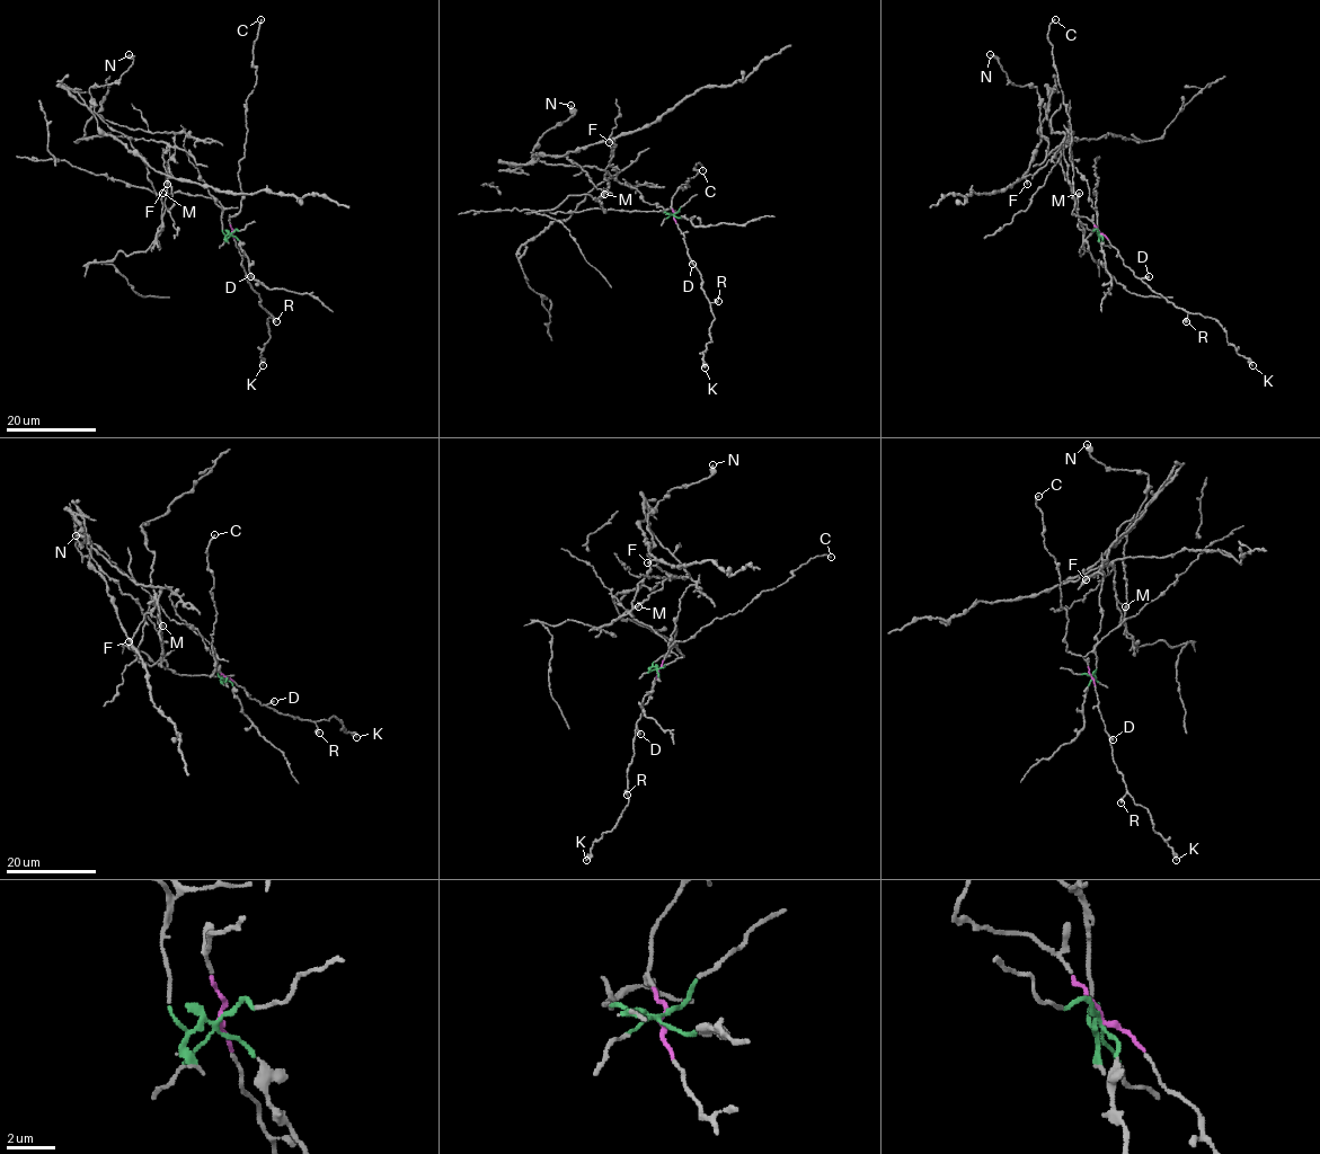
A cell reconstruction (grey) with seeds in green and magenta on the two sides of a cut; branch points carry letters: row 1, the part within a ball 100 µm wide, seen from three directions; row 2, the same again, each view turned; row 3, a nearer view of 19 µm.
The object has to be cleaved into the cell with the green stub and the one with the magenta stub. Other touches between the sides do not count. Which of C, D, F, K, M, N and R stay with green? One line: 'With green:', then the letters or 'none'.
With green: F, M, N

